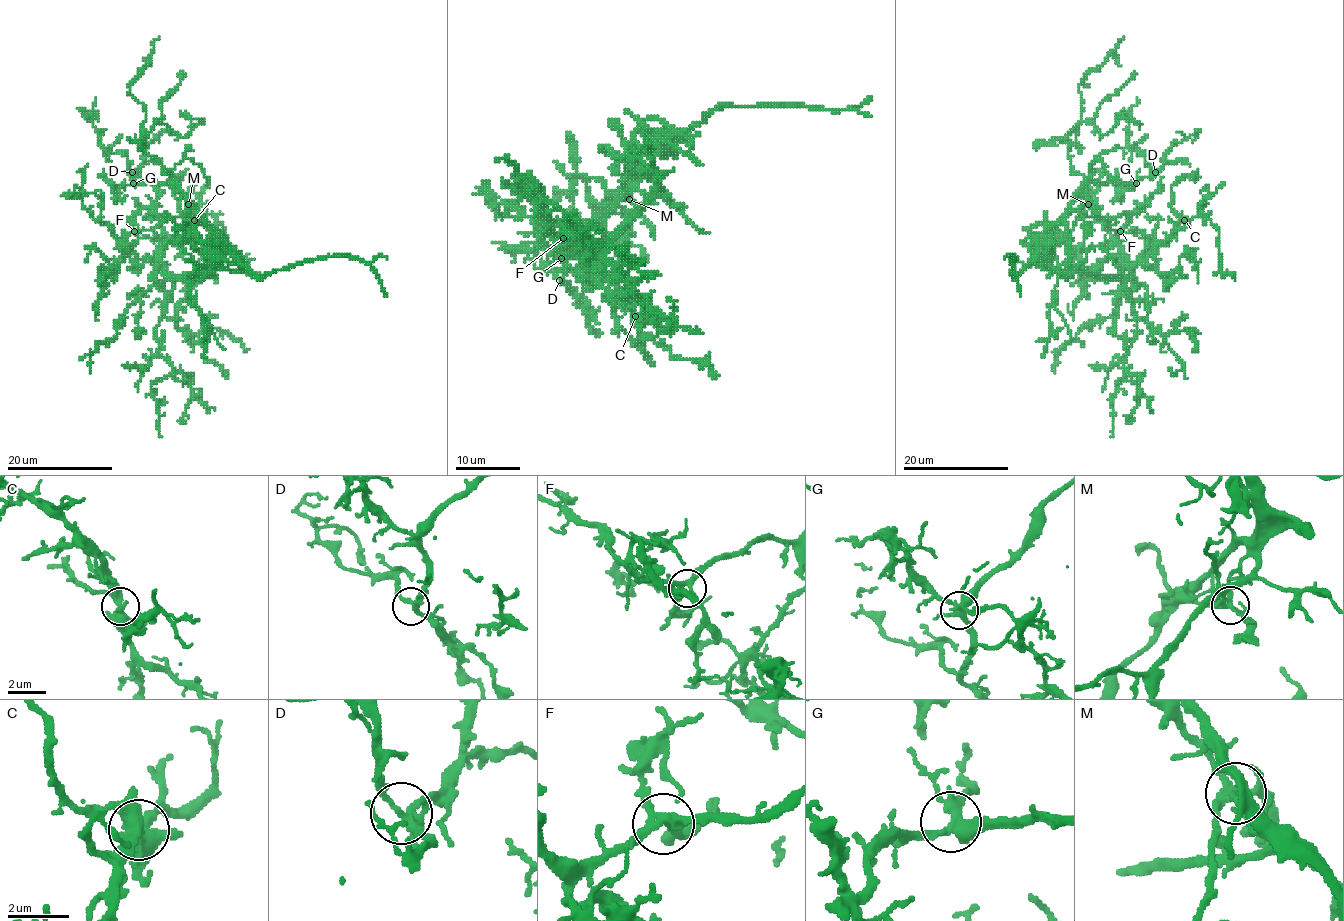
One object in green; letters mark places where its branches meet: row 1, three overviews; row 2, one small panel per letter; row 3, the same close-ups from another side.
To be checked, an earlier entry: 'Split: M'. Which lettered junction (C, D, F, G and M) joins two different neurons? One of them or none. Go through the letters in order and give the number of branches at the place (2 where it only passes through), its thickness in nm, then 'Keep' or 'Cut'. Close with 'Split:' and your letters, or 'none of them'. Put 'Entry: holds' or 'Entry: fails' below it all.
C: Branches: 4. Thickness 400 nm. Keep
D: Branches: 5. Thickness 240 nm. Keep
F: Branches: 4. Thickness 280 nm. Keep
G: Branches: 4. Thickness 340 nm. Keep
M: Branches: 6. Thickness 240 nm. Cut
Split: M
Entry: holds

